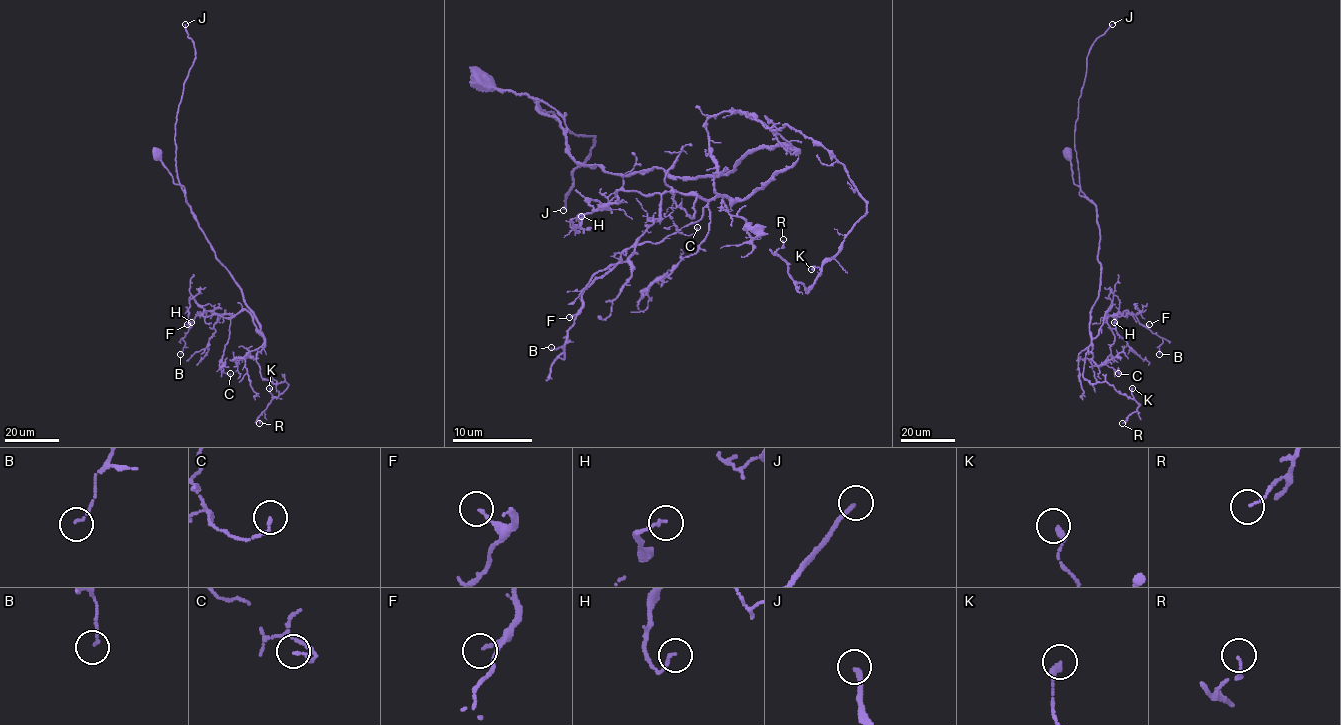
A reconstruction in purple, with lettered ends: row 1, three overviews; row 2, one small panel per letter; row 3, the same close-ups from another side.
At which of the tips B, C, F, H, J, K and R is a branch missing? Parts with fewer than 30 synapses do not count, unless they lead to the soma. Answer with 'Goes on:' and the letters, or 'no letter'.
Goes on: J

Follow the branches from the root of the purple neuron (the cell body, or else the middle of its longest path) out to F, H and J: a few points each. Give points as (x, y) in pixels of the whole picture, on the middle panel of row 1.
F: (651, 168), (715, 176), (779, 144), (799, 156), (743, 200), (715, 196), (699, 220), (627, 247), (569, 317)
H: (651, 168), (715, 176), (779, 144), (799, 156), (743, 200), (619, 190), (577, 231), (571, 220), (581, 216)
J: (651, 168), (609, 174), (579, 164), (561, 124), (533, 100), (565, 130), (593, 138), (563, 210)

